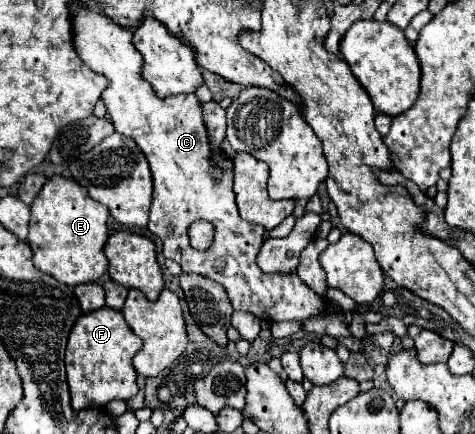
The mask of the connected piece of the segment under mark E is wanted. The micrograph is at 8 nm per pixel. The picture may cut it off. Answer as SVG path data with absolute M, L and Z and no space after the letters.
M52 176L30 208L30 234L34 266L68 286L96 282L108 268L104 244L108 240L110 212L100 202L92 200L84 186L64 176Z

